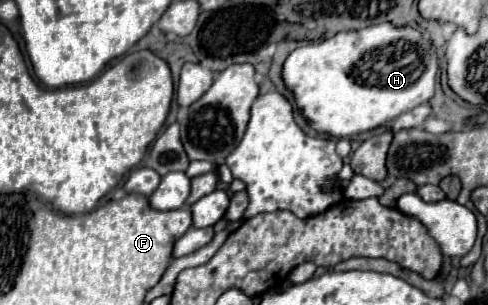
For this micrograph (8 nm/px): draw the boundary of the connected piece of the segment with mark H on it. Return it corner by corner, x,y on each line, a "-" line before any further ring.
383,23
361,31
341,31
329,39
297,47
285,59
281,77
285,87
293,93
295,105
309,127
321,135
341,139
359,135
363,131
373,131
393,117
427,103
435,93
437,69
439,65
437,57
431,53
431,43
423,39
417,29
399,29
391,23

